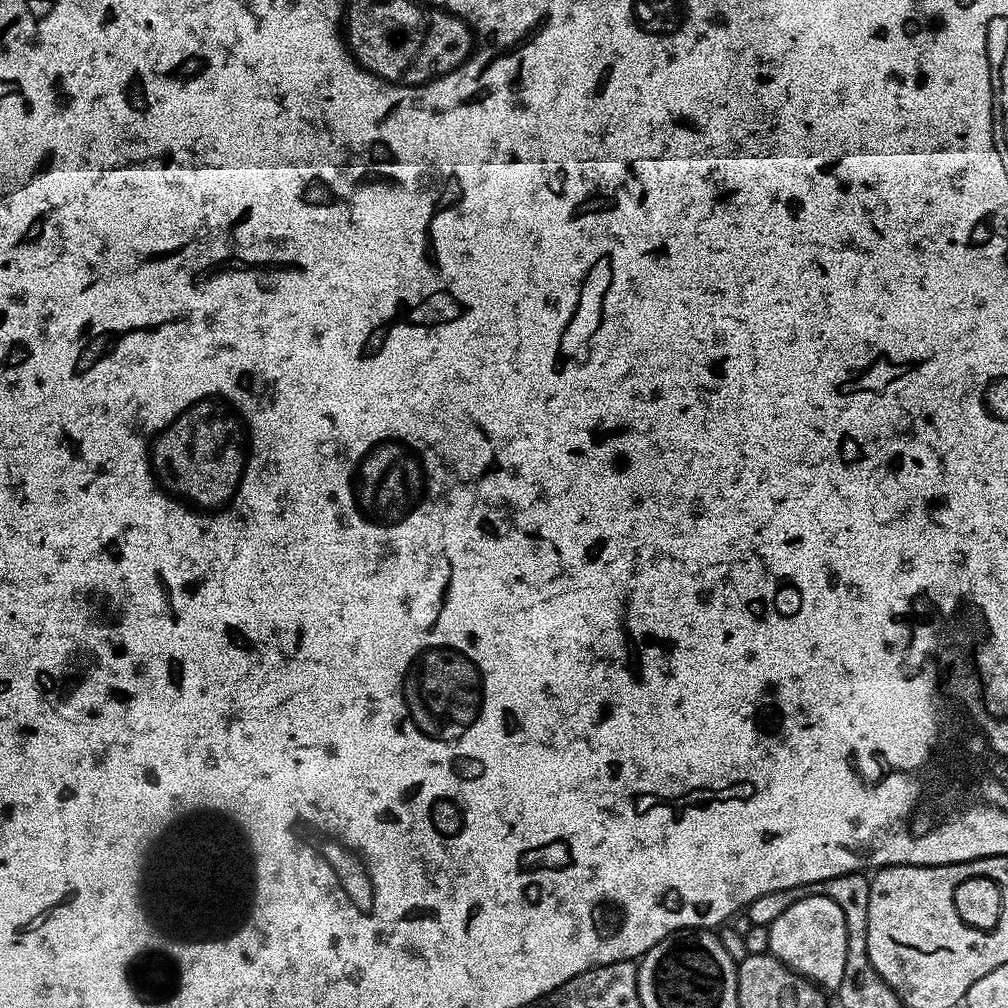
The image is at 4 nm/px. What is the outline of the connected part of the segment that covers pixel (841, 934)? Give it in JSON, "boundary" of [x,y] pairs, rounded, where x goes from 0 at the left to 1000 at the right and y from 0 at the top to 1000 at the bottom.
{"boundary":[[[796,889],[782,902],[776,903],[772,911],[762,918],[764,935],[762,944],[775,952],[784,962],[791,964],[806,973],[814,982],[828,982],[835,974],[835,962],[839,962],[839,911],[835,911],[835,903],[823,895],[818,889]]]}

